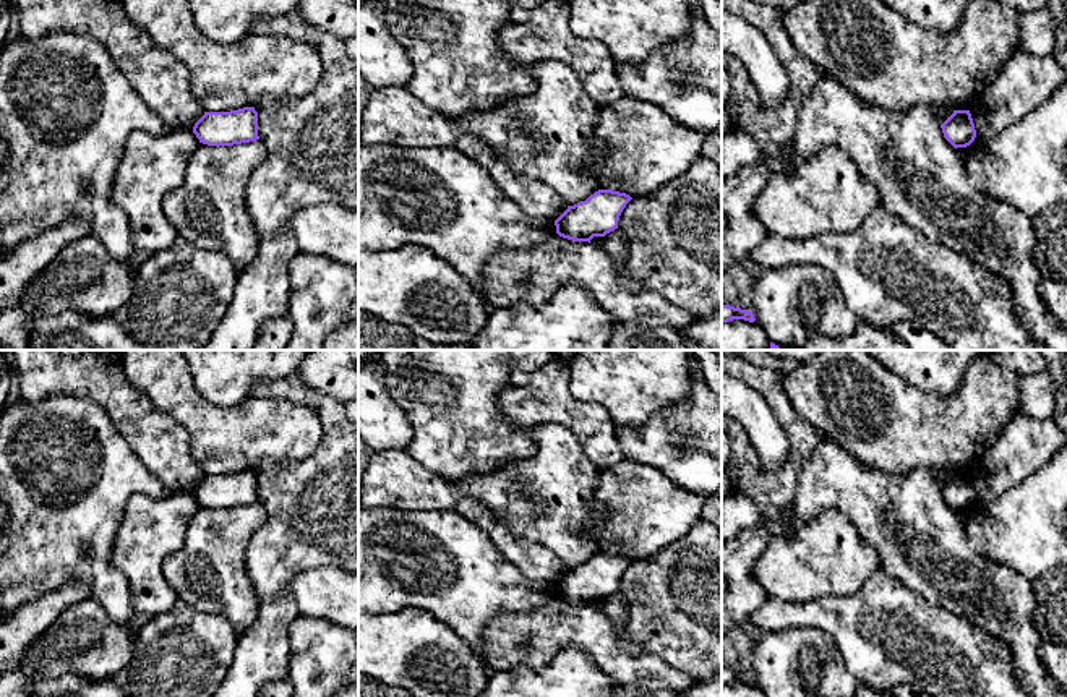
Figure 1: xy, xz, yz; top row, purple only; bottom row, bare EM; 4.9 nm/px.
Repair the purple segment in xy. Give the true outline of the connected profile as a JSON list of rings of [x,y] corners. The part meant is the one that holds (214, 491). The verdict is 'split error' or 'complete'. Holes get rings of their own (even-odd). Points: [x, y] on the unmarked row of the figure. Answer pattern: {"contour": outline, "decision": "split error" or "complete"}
{"contour": [[[243,470],[230,475],[204,475],[195,486],[193,496],[208,509],[234,509],[259,502],[258,475]]], "decision": "complete"}

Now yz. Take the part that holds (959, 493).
{"contour": [[[953,473],[941,488],[944,501],[957,512],[970,509],[976,501],[970,473]]], "decision": "complete"}

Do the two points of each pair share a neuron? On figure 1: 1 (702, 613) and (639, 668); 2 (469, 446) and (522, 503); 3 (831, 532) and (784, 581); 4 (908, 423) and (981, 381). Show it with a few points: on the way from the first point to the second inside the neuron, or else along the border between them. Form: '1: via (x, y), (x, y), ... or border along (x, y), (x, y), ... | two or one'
1: border along (644, 650), (659, 655), (688, 675) | two
2: border along (527, 457), (511, 457), (490, 470), (454, 478) | two
3: via (816, 547), (808, 555), (797, 555), (793, 566) | one
4: via (926, 420), (942, 420), (964, 399) | one

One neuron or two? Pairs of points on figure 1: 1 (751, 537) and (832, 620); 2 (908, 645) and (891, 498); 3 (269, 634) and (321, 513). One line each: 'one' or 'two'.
1: two
2: two
3: one

